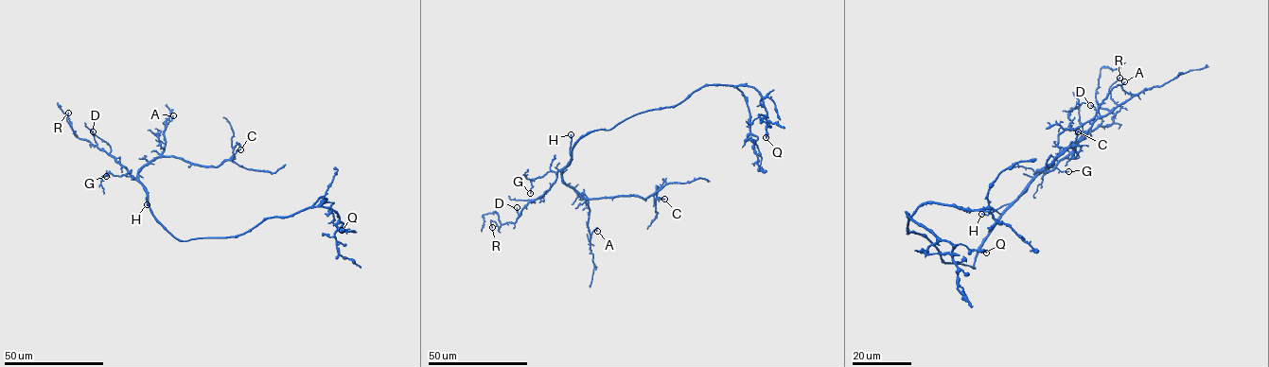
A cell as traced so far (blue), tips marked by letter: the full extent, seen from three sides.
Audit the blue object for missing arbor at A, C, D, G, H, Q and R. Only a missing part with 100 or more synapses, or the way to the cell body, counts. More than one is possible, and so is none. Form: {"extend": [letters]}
{"extend": ["H"]}

